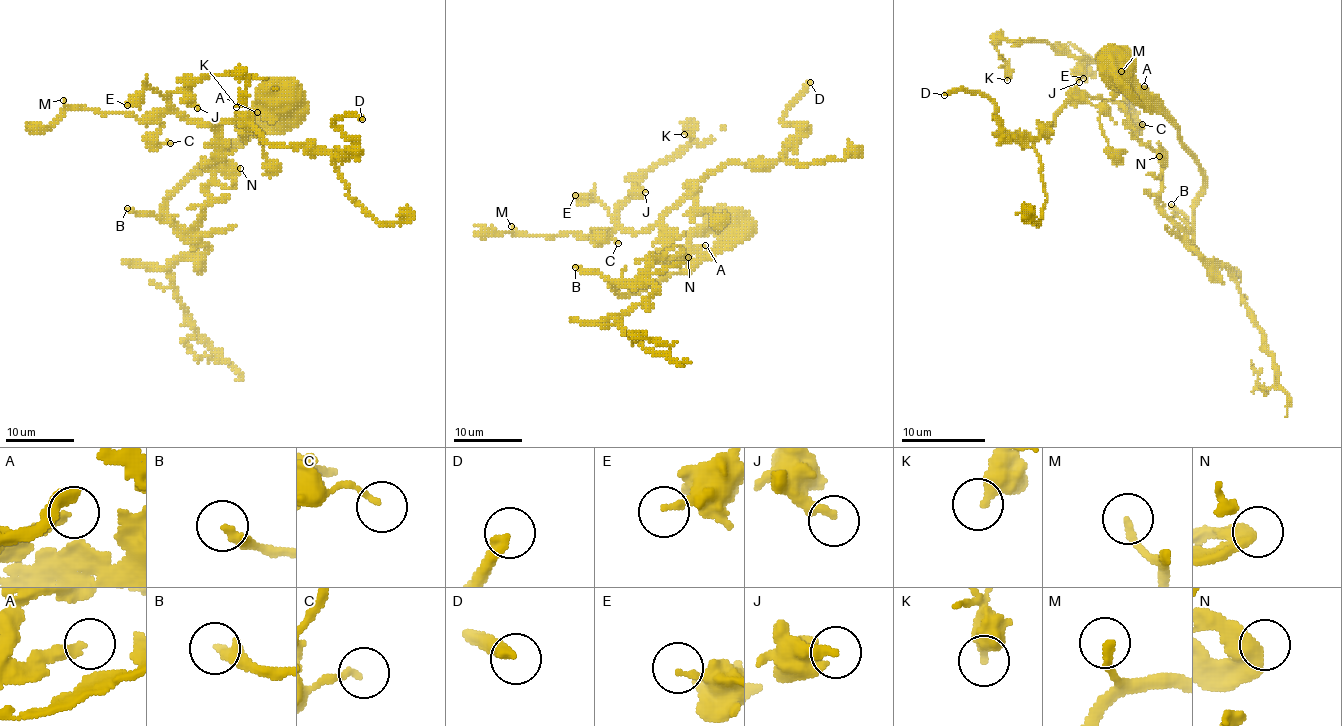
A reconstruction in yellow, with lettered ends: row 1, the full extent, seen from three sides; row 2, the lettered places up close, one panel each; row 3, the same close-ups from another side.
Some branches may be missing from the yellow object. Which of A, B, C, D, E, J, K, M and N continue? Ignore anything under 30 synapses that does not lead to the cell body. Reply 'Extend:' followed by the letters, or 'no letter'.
Extend: D

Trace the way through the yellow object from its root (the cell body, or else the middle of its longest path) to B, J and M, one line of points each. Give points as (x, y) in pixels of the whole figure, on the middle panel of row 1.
B: (729, 224), (732, 229), (715, 247), (683, 271), (628, 293), (618, 293), (602, 274), (575, 267)
J: (729, 224), (683, 271), (618, 293), (667, 240), (659, 226), (628, 233), (616, 219), (645, 192)
M: (729, 224), (683, 271), (628, 293), (614, 284), (659, 262), (659, 226), (592, 236), (511, 226)

